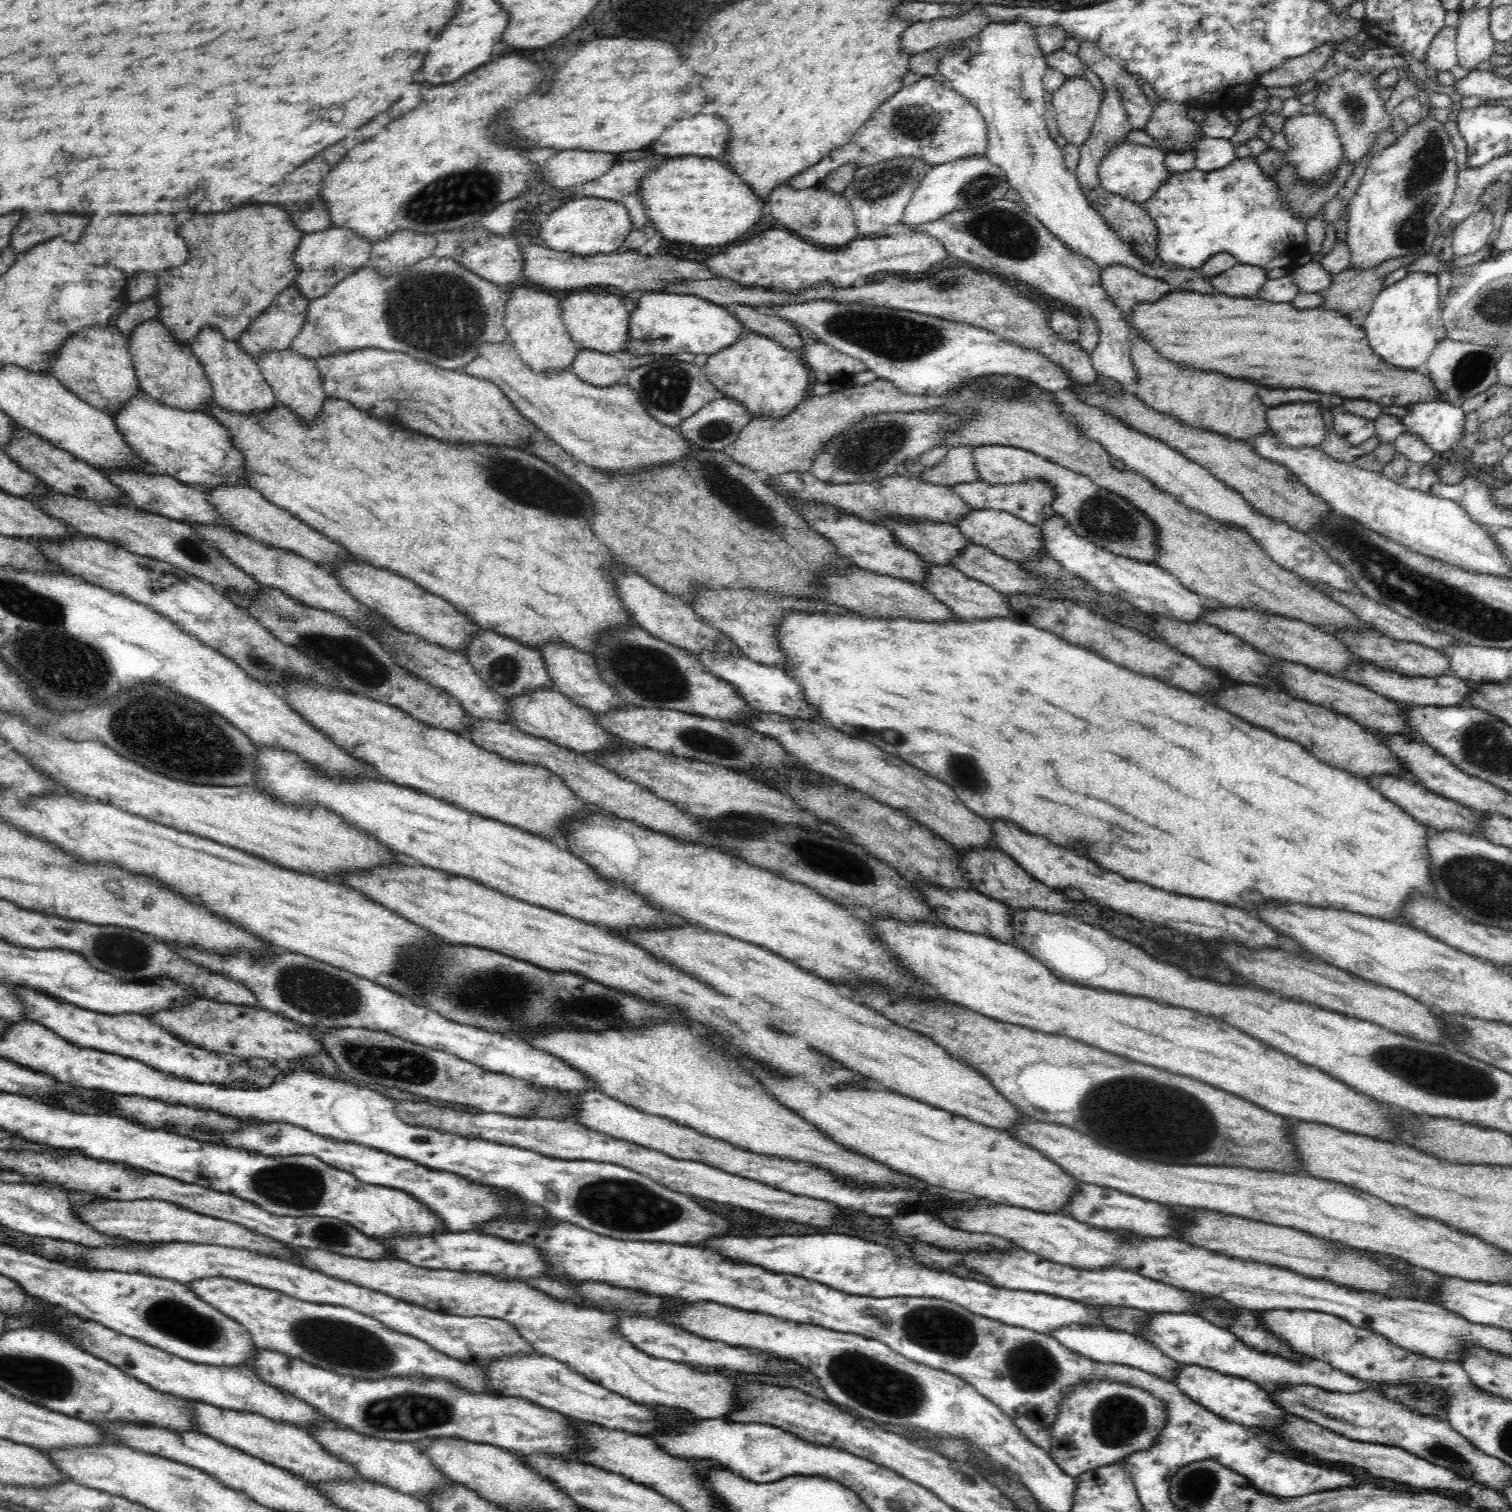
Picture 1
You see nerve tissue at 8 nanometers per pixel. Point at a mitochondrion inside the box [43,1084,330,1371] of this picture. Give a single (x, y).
(167, 1315)

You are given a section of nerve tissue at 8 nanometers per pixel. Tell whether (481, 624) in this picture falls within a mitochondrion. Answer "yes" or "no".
no

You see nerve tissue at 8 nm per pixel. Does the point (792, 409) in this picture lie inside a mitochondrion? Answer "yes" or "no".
no

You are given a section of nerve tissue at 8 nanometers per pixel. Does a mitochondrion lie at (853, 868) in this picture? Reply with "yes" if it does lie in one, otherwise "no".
yes

